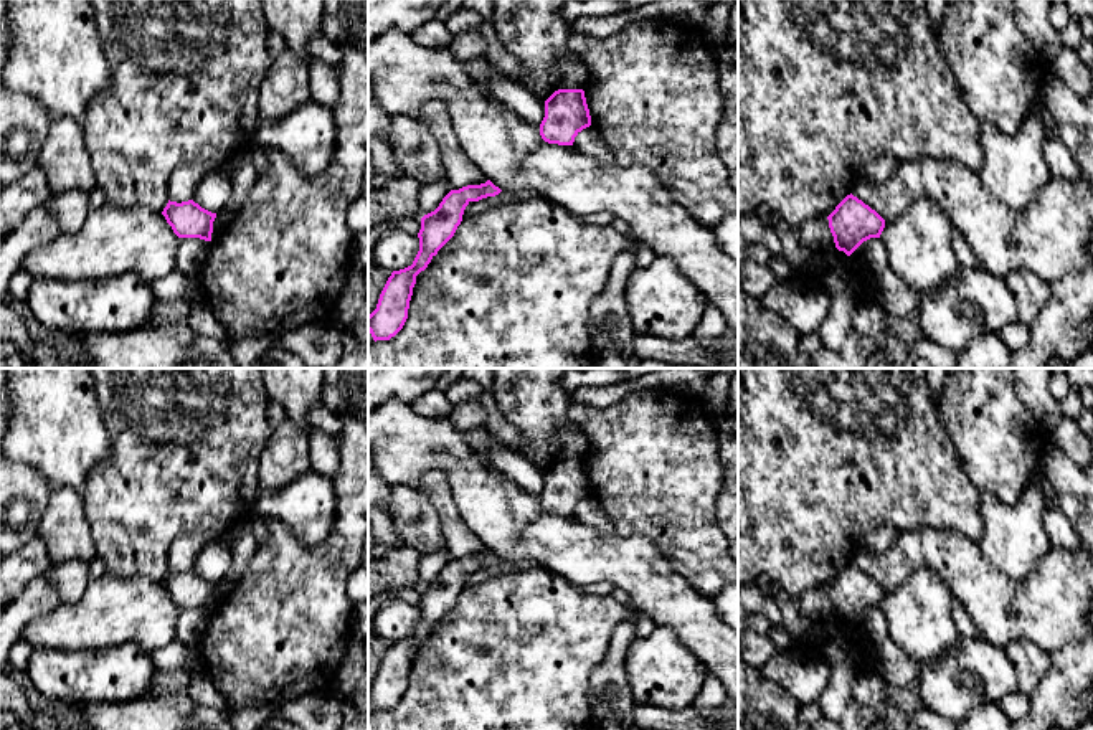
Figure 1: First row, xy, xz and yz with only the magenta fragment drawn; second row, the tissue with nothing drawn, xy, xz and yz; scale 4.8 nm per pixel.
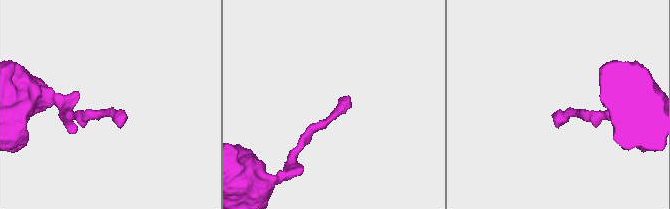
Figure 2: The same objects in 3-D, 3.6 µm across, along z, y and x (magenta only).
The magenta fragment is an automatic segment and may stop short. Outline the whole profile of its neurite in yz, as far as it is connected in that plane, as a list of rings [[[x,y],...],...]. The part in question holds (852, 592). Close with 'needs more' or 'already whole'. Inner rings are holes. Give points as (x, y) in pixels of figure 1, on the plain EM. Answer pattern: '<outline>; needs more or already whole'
[[[847,565],[827,586],[835,618],[850,626],[864,611],[880,608],[885,590],[862,570]]]; already whole

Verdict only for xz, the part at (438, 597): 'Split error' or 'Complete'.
Complete

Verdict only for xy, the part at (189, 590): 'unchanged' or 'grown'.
unchanged

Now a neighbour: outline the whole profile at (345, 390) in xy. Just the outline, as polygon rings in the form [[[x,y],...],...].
[[[325,368],[322,405],[368,428],[368,368]]]

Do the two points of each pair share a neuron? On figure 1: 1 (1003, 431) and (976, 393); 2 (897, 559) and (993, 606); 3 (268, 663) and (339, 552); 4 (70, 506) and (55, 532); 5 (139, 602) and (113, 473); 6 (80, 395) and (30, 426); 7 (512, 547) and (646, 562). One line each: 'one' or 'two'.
1: one
2: one
3: one
4: one
5: two
6: one
7: one

